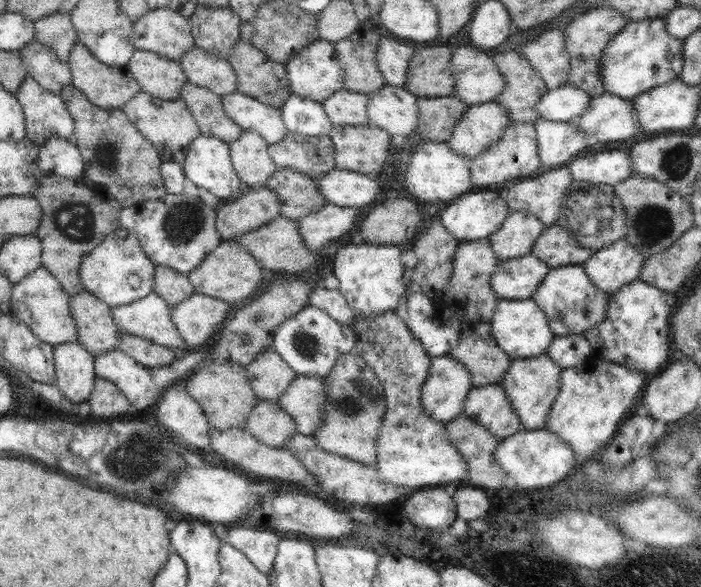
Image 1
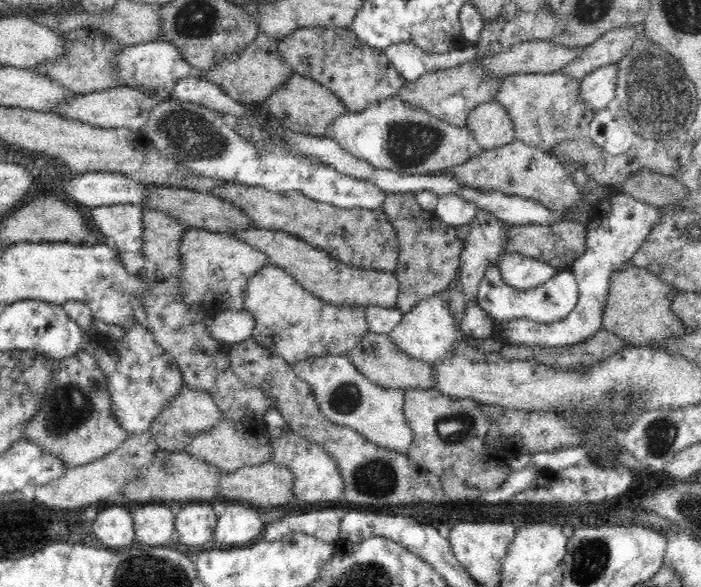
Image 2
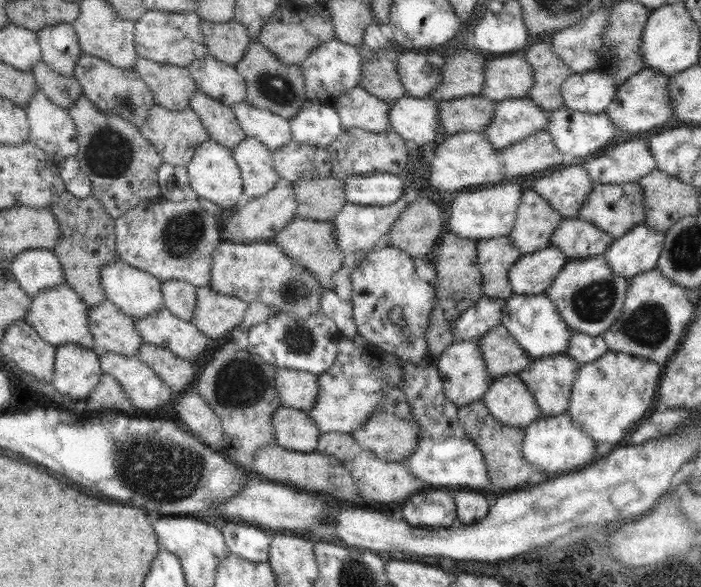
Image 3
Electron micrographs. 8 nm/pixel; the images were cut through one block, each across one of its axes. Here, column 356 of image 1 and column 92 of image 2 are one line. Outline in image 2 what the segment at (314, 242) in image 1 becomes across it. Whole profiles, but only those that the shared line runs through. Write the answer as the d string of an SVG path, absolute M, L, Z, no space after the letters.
M124 204L97 207L90 212L102 234L114 240L118 259L130 274L138 273L144 264L143 210L142 206Z

